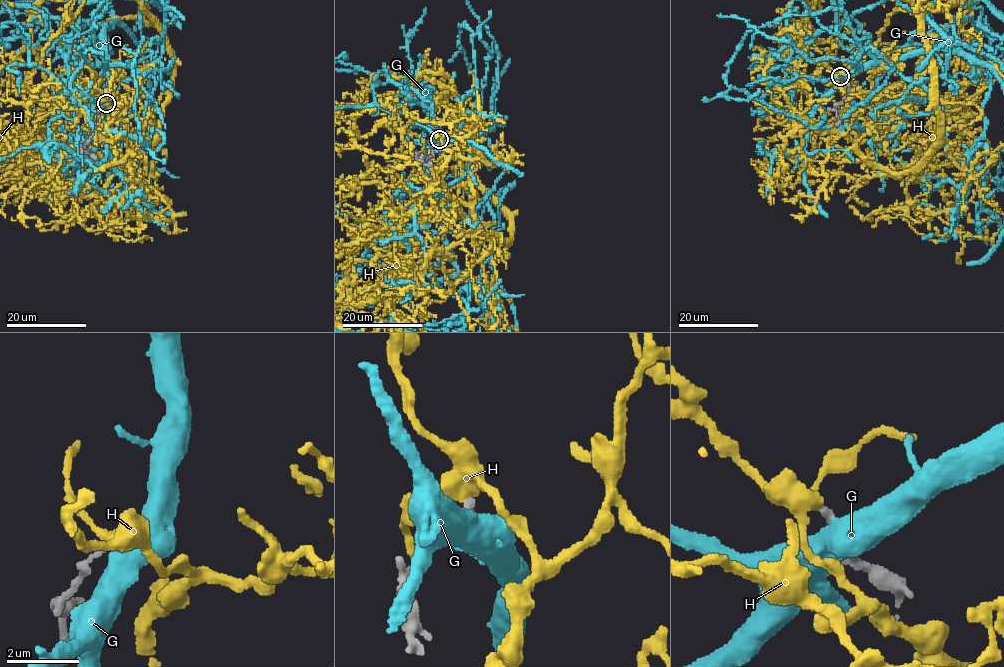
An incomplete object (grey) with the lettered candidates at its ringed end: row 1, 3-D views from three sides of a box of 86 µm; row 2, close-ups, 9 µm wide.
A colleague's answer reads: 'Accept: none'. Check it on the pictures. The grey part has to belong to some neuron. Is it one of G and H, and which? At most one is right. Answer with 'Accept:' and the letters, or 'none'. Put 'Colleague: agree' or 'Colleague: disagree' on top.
Colleague: agree
Accept: none

